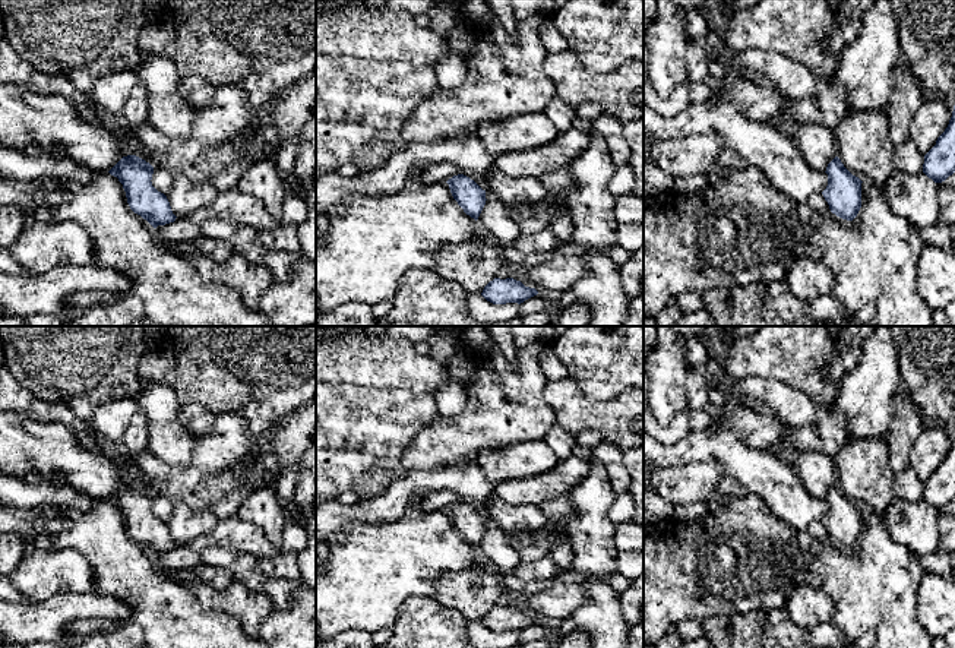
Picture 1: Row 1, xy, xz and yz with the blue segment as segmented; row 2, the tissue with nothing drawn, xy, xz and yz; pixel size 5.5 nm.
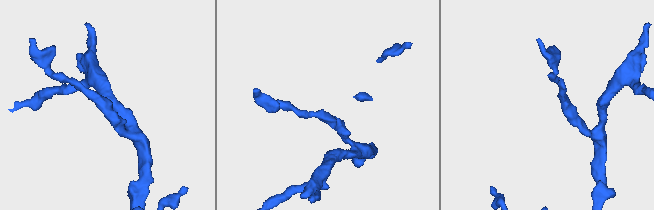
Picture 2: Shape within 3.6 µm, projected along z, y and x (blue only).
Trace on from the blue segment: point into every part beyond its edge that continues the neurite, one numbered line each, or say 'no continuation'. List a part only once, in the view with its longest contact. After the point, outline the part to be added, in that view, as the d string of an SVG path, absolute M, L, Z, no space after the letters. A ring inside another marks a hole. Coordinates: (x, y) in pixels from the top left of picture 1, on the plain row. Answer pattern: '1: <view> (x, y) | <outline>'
no continuation

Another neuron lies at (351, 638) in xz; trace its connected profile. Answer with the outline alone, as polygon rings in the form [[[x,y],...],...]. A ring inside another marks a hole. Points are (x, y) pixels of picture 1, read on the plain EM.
[[[347,630],[336,636],[316,639],[316,648],[377,648],[371,633],[366,630]]]

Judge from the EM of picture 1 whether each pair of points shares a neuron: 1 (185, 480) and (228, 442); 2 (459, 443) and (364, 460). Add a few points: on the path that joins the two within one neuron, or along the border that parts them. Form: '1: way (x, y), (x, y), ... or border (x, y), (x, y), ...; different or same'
1: way (195, 476), (218, 452); same
2: border (426, 424), (404, 457), (402, 467), (407, 471); different

